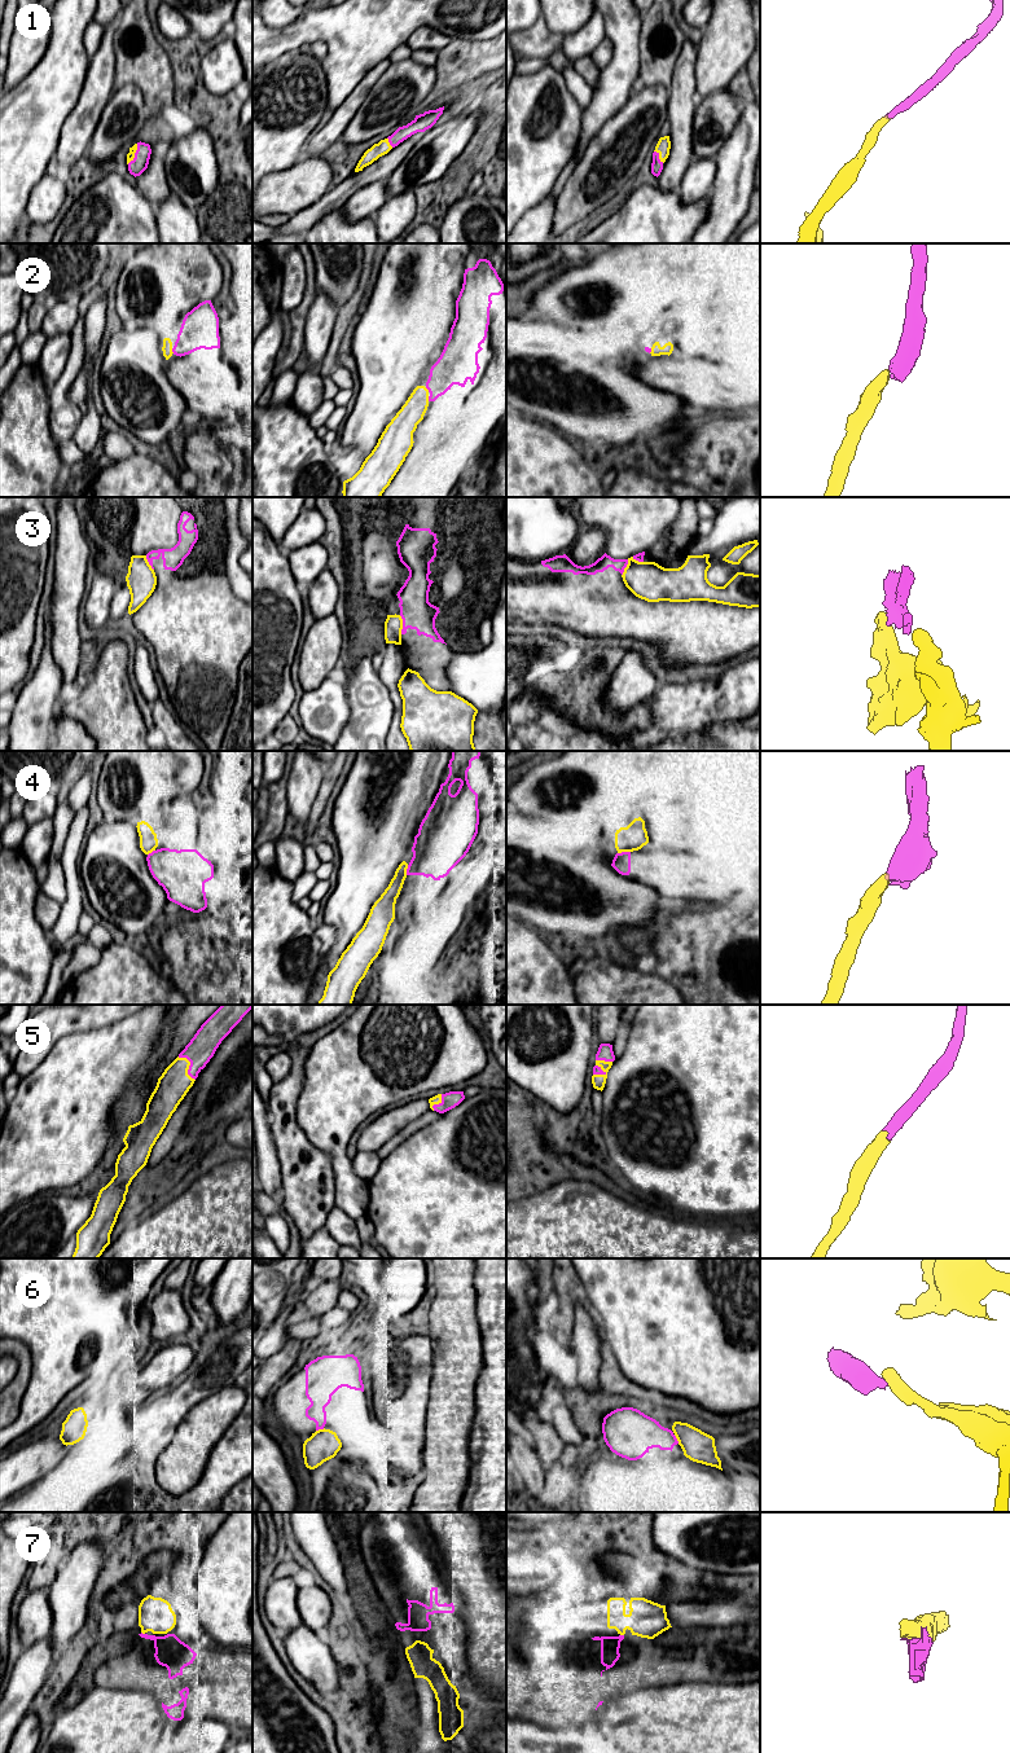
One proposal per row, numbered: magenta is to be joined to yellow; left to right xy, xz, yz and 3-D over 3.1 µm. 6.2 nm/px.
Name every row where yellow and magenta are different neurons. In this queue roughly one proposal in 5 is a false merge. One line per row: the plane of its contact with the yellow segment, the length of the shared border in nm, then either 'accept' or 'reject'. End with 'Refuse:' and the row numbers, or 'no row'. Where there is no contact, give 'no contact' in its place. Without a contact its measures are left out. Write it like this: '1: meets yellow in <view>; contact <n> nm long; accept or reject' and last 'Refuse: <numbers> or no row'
1: meets yellow in xy; contact 140 nm long; accept
2: meets yellow in xy; contact 40 nm long; accept
3: meets yellow in xz; contact 120 nm long; reject
4: meets yellow in yz; contact 80 nm long; reject
5: meets yellow in xy; contact 190 nm long; accept
6: meets yellow in yz; contact 70 nm long; reject
7: meets yellow in xy; contact 30 nm long; reject
Refuse: 3, 4, 6, 7

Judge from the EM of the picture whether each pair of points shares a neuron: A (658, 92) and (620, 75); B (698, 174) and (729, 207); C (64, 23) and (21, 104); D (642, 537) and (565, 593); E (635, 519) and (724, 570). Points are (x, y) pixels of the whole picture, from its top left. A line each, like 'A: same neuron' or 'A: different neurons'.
A: different neurons
B: different neurons
C: same neuron
D: different neurons
E: same neuron

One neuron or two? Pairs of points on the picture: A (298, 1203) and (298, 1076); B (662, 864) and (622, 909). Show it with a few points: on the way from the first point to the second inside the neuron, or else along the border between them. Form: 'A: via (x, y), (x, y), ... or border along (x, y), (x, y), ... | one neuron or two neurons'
A: via (298, 1172), (298, 1156), (290, 1141), (289, 1107) | one neuron
B: border along (617, 870), (649, 884), (661, 896) | two neurons

